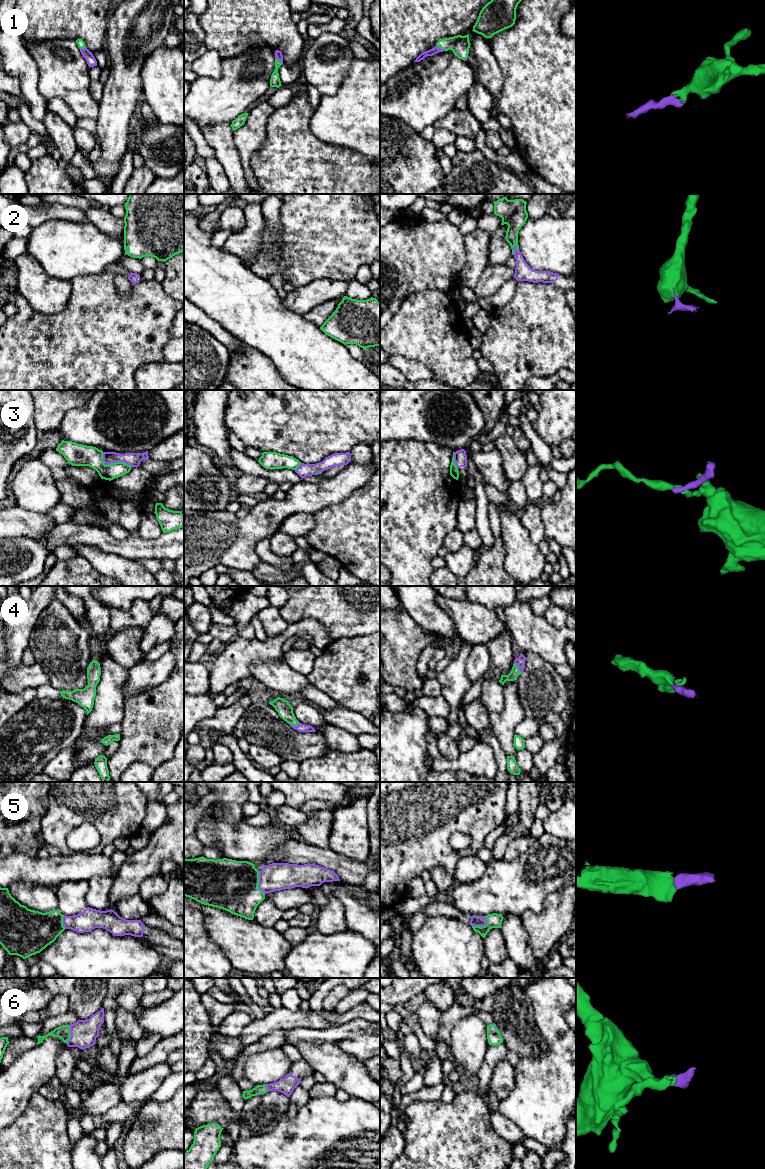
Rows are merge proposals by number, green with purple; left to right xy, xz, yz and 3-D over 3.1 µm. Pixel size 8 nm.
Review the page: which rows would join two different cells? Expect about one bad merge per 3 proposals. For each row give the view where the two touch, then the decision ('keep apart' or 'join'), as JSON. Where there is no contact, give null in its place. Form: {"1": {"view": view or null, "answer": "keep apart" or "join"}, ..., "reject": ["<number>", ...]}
{"1": {"view": "yz", "answer": "join"}, "2": {"view": "yz", "answer": "join"}, "3": {"view": "xy", "answer": "keep apart"}, "4": {"view": "xz", "answer": "join"}, "5": {"view": "xz", "answer": "join"}, "6": {"view": "xy", "answer": "join"}, "reject": ["3"]}

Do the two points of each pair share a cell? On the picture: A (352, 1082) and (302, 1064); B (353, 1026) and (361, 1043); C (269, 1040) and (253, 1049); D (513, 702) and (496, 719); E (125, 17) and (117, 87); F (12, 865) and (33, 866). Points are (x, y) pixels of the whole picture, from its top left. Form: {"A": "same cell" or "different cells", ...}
{"A": "different cells", "B": "different cells", "C": "same cell", "D": "same cell", "E": "same cell", "F": "same cell"}

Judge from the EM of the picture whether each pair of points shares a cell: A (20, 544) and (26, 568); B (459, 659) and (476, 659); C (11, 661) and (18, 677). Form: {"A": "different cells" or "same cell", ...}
{"A": "same cell", "B": "different cells", "C": "different cells"}

